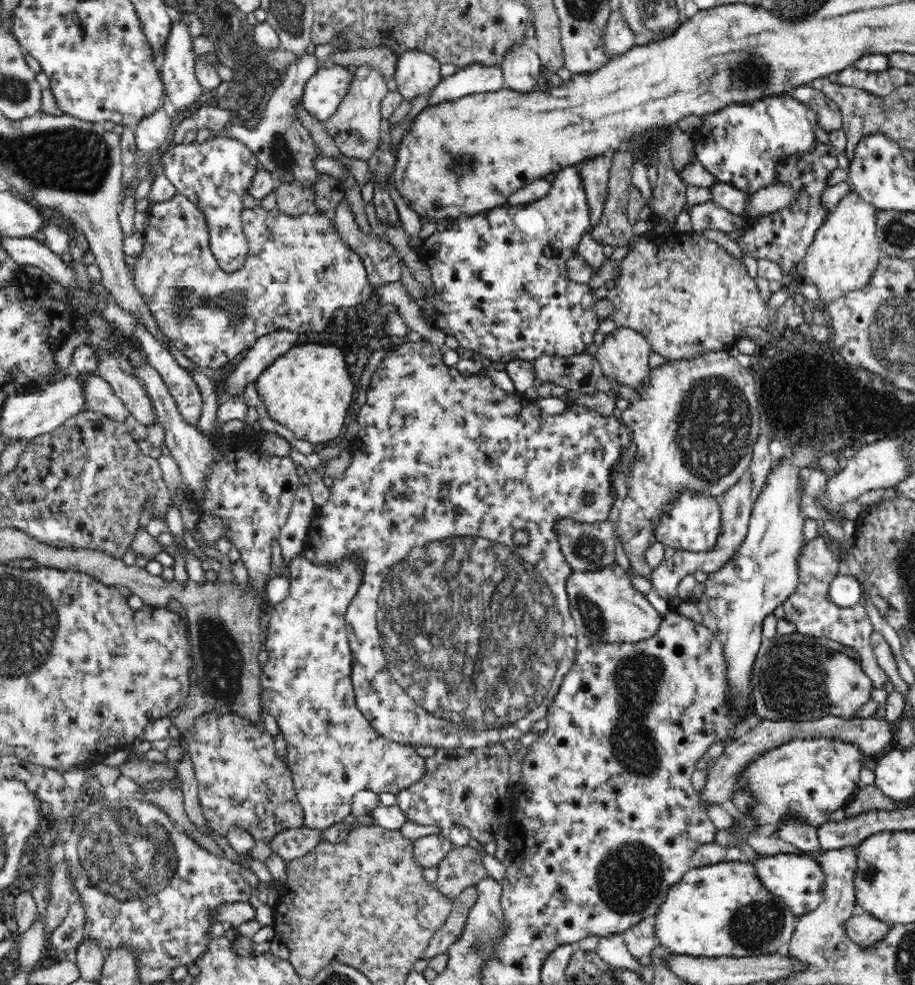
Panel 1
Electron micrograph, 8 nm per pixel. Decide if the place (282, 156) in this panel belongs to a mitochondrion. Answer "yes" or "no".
yes

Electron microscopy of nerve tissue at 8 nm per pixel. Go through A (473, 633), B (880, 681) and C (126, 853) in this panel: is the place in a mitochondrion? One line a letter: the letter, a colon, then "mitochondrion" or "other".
A: mitochondrion
B: other
C: mitochondrion

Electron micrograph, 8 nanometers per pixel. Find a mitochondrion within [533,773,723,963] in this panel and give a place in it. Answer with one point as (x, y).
(633, 880)

